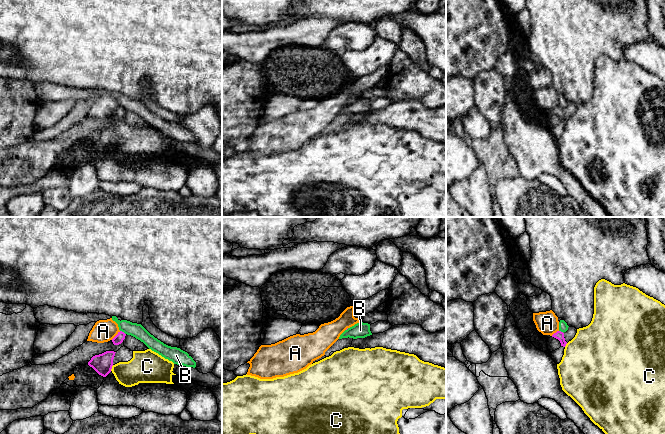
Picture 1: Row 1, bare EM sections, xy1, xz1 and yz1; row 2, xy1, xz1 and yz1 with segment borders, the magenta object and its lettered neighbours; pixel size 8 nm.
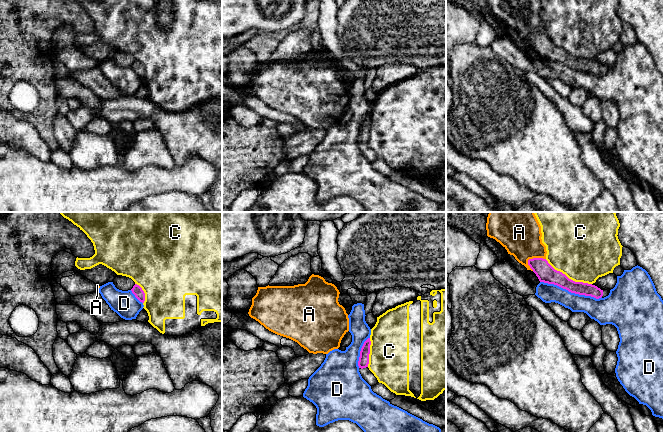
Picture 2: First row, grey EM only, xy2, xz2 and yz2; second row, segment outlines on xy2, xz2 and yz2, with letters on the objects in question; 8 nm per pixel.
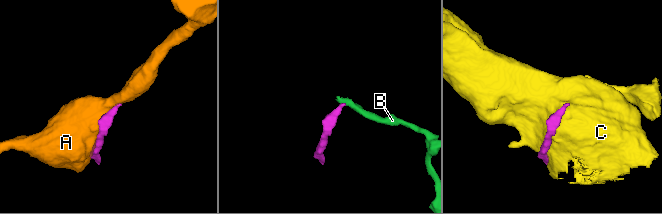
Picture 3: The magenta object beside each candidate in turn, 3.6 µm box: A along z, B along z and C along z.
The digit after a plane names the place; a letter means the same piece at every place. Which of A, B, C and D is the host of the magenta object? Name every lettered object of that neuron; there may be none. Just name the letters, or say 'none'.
none

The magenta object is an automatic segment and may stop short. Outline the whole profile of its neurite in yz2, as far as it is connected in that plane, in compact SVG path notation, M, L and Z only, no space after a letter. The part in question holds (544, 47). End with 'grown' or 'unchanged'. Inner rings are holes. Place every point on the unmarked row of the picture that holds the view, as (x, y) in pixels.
M533 34L528 36L528 41L536 50L540 58L554 60L571 69L591 72L596 75L604 74L609 71L610 65L601 66L595 61L575 58L569 55L565 50L555 46L546 35Z; grown

